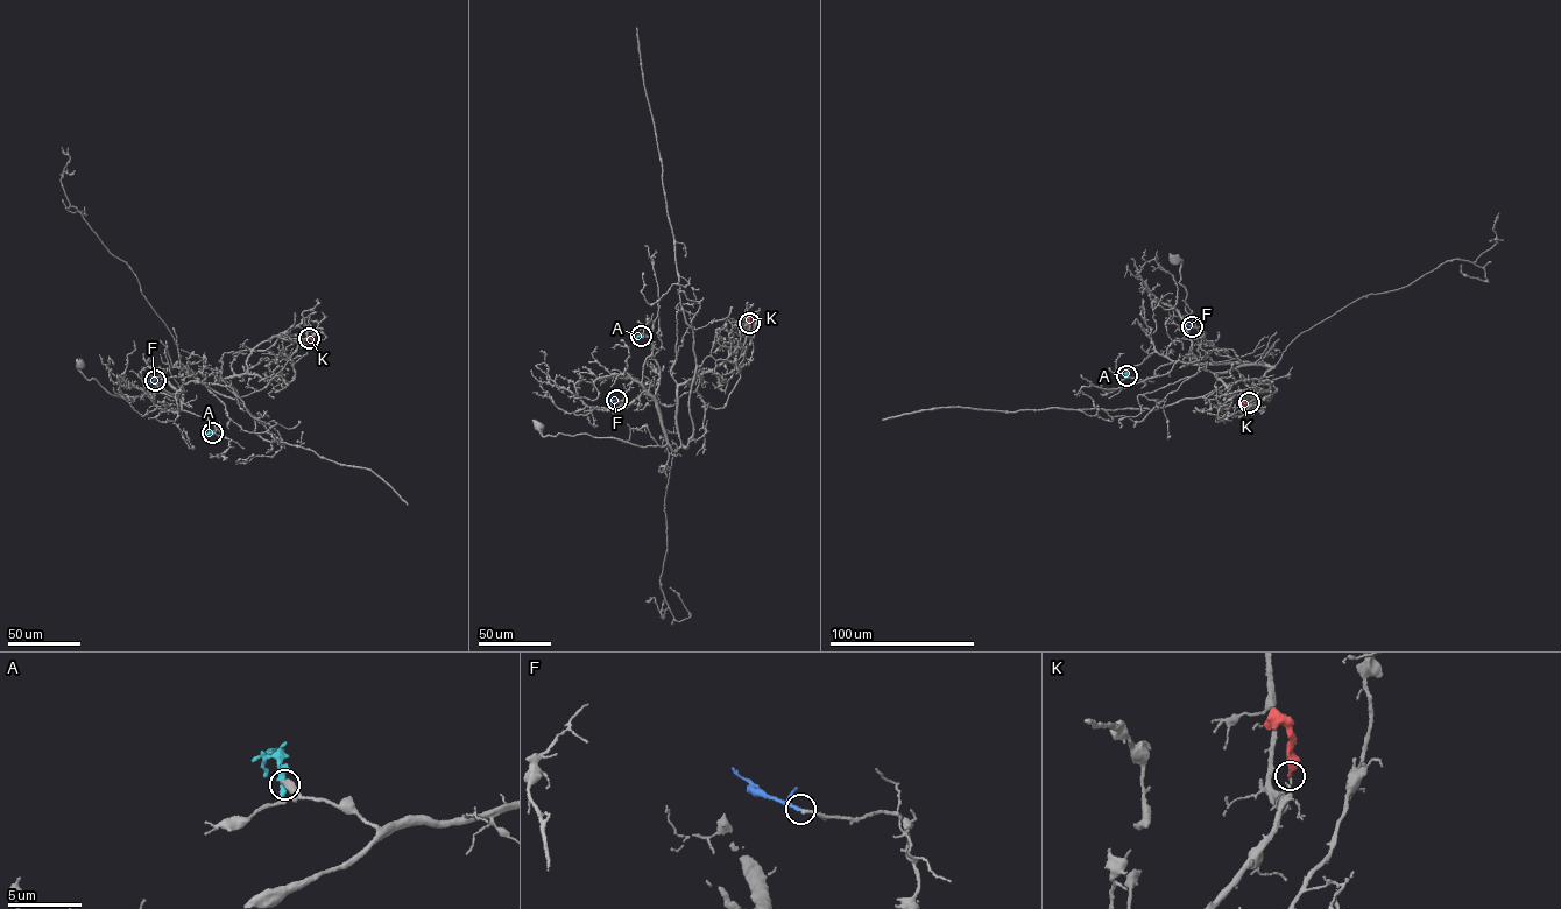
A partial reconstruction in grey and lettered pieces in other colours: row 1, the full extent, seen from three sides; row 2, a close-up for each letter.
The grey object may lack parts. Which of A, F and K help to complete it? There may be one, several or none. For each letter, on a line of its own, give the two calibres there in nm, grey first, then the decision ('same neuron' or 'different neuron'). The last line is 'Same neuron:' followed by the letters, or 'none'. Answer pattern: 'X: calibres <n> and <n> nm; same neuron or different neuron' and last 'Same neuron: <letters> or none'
A: calibres 440 and 340 nm; different neuron
F: calibres 240 and 190 nm; same neuron
K: calibres 110 and 320 nm; different neuron
Same neuron: F

